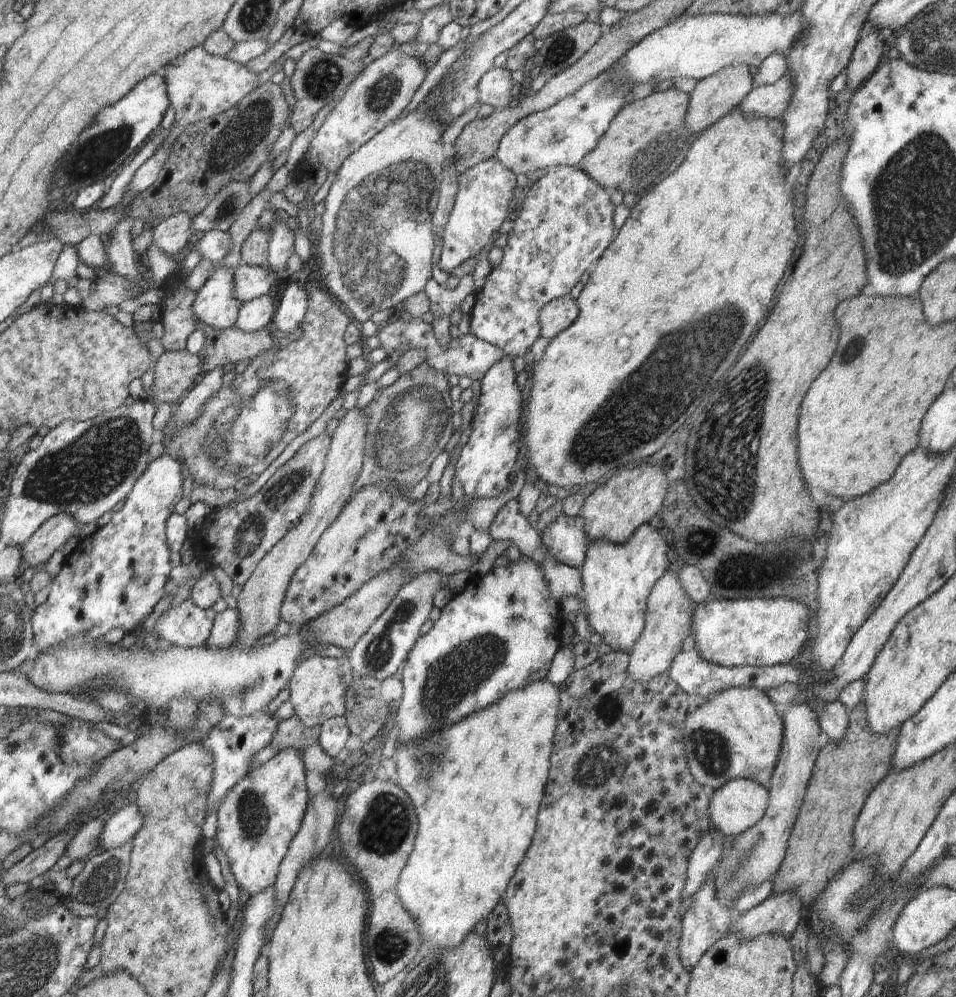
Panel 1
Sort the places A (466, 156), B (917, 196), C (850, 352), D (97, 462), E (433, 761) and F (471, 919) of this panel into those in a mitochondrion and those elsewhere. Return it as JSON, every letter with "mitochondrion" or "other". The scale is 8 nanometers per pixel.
{"A":"mitochondrion","B":"mitochondrion","C":"mitochondrion","D":"mitochondrion","E":"mitochondrion","F":"other"}

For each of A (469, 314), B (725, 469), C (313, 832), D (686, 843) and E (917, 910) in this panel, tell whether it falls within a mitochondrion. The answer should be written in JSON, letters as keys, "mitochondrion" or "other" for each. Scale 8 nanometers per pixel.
{"A":"other","B":"mitochondrion","C":"other","D":"other","E":"other"}

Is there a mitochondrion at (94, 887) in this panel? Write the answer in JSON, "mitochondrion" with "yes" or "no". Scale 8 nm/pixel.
{"mitochondrion":"yes"}

